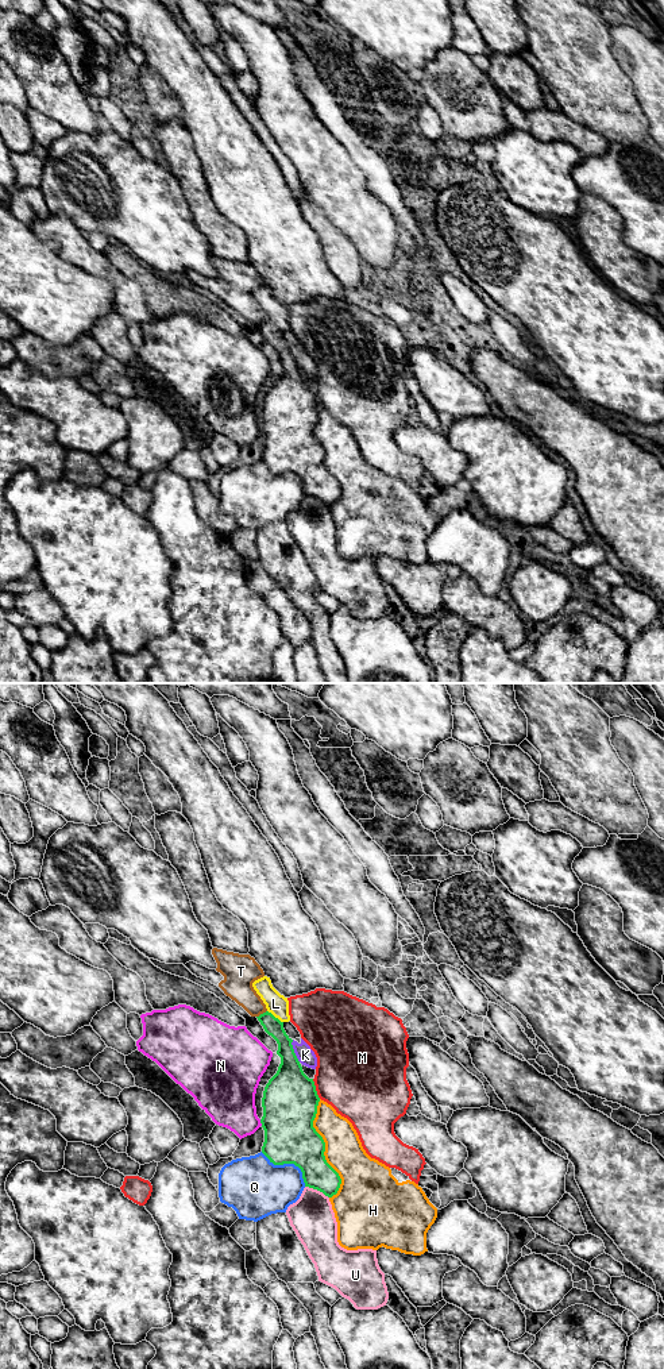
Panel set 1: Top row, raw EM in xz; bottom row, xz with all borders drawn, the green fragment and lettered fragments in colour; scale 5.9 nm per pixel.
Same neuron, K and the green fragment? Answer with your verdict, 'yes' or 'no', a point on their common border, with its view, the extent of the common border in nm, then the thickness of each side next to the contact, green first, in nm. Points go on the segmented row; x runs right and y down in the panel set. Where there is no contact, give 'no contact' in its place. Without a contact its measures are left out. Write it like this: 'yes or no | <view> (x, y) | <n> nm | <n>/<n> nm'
no | xz (293, 1051) | 140 nm | 280/100 nm

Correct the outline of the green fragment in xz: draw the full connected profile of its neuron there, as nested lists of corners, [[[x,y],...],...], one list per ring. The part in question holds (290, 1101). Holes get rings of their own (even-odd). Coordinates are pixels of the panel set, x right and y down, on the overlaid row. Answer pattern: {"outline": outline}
{"outline": [[[263,976],[252,983],[267,1011],[258,1021],[277,1044],[281,1064],[265,1087],[260,1119],[265,1130],[262,1153],[274,1165],[294,1164],[302,1172],[305,1187],[332,1198],[341,1179],[327,1162],[325,1142],[313,1127],[320,1098],[313,1079],[309,1079],[294,1053],[293,1040],[283,1023],[290,1021],[289,1000]]]}

